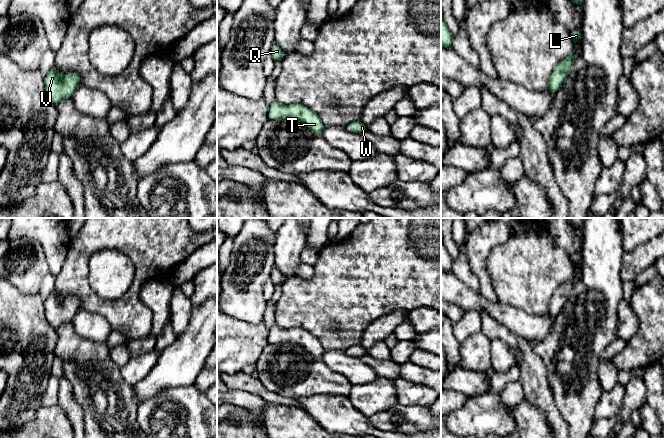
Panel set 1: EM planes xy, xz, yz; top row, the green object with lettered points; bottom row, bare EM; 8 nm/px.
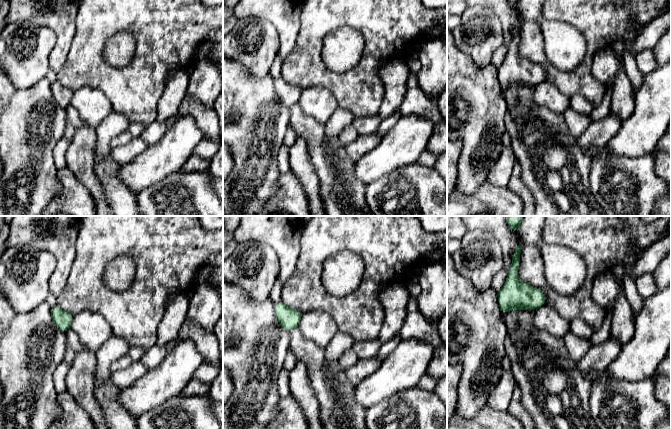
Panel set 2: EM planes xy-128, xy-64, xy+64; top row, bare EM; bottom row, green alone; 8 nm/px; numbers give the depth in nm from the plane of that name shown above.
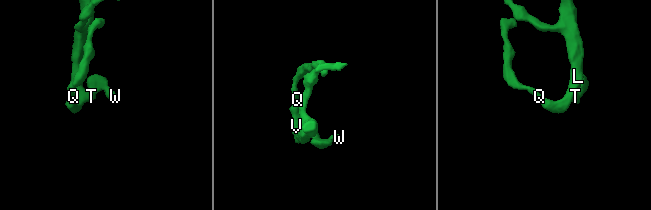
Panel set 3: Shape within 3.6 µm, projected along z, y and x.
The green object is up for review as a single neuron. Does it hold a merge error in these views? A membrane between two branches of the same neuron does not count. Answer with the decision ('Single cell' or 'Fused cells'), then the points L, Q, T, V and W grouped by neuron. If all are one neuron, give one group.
Single cell. Groups: L Q T V W

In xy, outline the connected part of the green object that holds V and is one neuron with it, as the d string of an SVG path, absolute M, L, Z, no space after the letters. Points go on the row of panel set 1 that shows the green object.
M53 66L45 76L45 92L54 105L72 97L75 90L80 86L81 77L77 73L59 75L58 69Z

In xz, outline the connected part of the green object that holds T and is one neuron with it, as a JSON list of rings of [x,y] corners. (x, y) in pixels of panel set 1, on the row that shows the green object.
[[[274,100],[269,105],[268,119],[296,119],[306,125],[316,135],[321,136],[325,128],[321,119],[311,109],[302,104],[283,105]]]

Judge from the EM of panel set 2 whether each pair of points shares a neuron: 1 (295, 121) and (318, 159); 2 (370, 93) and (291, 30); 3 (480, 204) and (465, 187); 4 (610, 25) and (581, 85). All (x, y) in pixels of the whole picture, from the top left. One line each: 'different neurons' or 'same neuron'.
1: same neuron
2: different neurons
3: different neurons
4: same neuron

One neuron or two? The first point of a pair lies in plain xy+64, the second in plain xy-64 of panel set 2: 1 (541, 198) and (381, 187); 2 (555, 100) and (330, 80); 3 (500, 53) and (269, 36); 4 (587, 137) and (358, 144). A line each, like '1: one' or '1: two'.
1: two
2: two
3: two
4: one

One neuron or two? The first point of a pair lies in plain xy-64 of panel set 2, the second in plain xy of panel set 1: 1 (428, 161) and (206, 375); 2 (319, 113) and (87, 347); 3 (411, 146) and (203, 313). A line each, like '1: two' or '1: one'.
1: one
2: two
3: one

